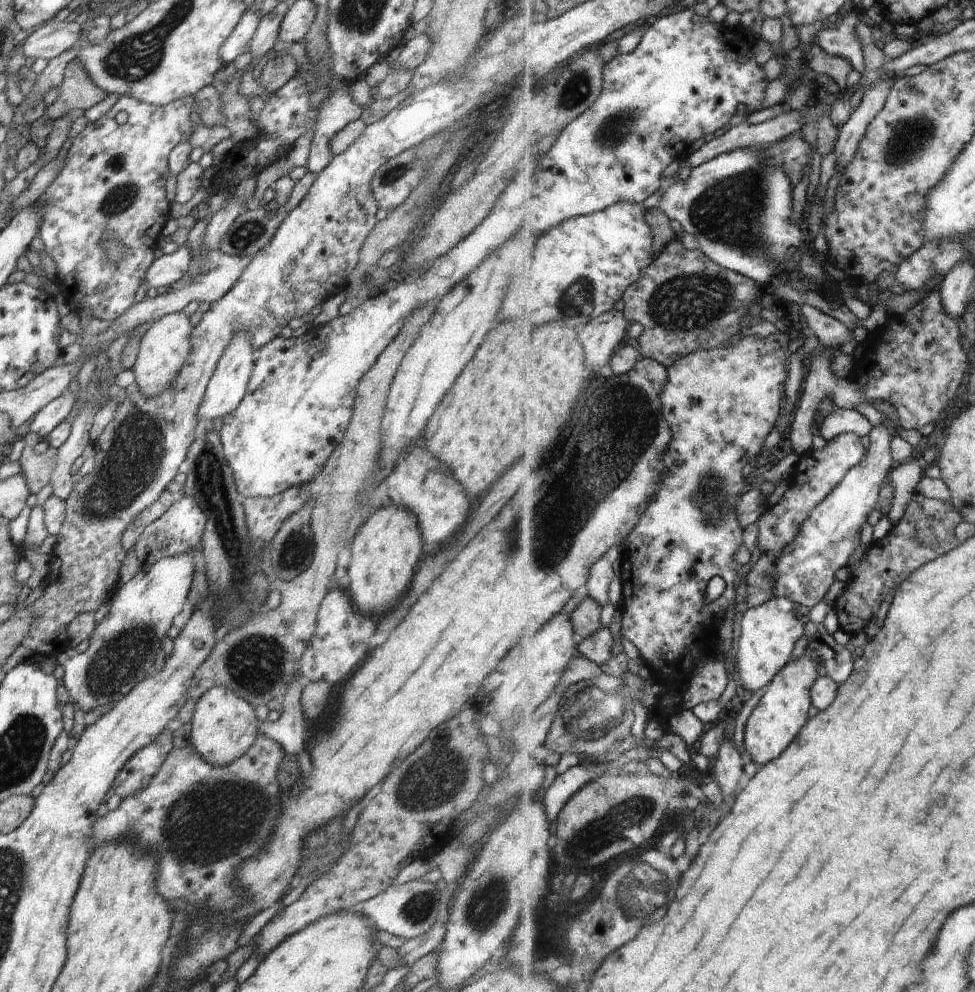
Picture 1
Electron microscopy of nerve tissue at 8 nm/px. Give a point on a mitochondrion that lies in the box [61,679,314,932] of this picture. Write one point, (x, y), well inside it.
(228, 816)

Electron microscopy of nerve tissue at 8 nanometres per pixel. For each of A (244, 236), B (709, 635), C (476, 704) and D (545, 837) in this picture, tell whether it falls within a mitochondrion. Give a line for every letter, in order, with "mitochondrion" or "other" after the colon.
A: mitochondrion
B: other
C: other
D: other

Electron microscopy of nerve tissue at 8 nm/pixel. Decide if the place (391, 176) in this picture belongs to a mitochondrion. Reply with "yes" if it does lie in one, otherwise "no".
yes

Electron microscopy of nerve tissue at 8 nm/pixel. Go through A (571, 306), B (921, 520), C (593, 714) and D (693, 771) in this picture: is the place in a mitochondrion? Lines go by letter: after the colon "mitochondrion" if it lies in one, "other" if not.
A: mitochondrion
B: other
C: mitochondrion
D: other

